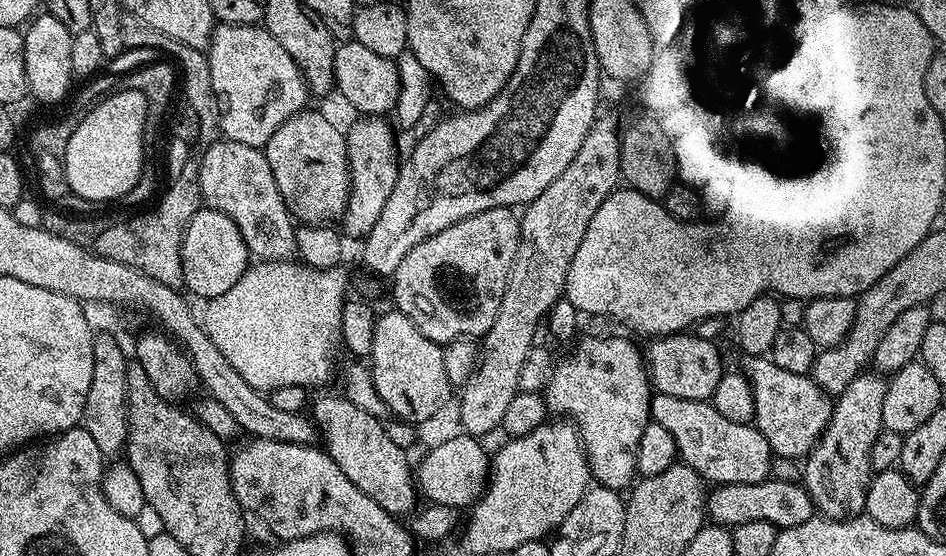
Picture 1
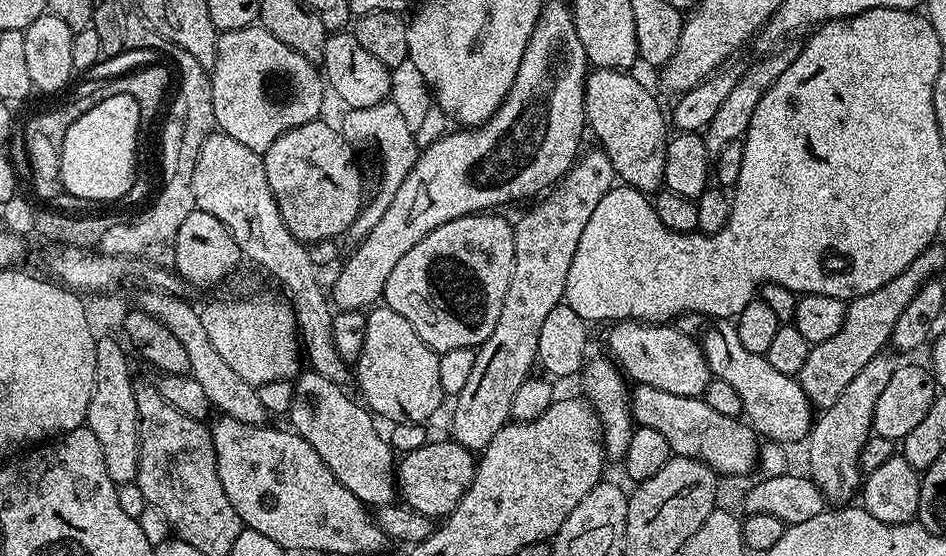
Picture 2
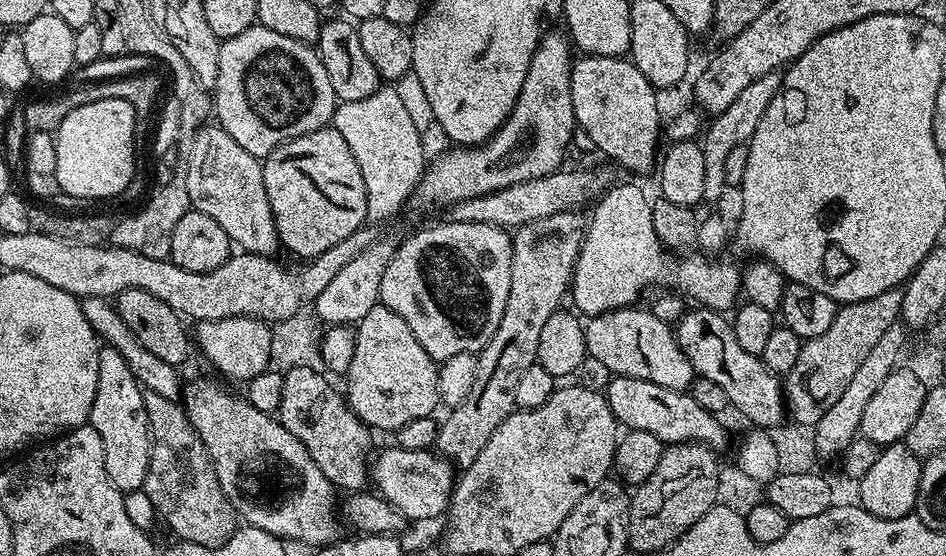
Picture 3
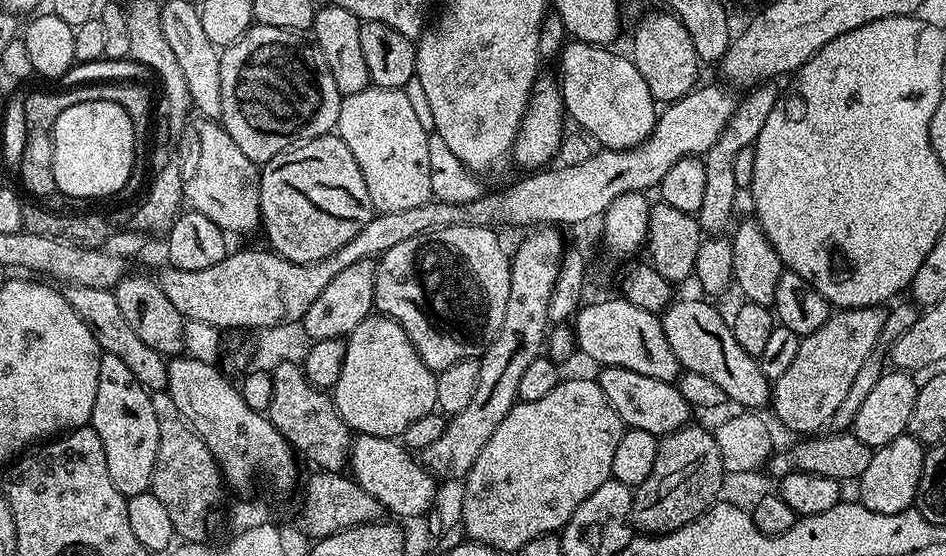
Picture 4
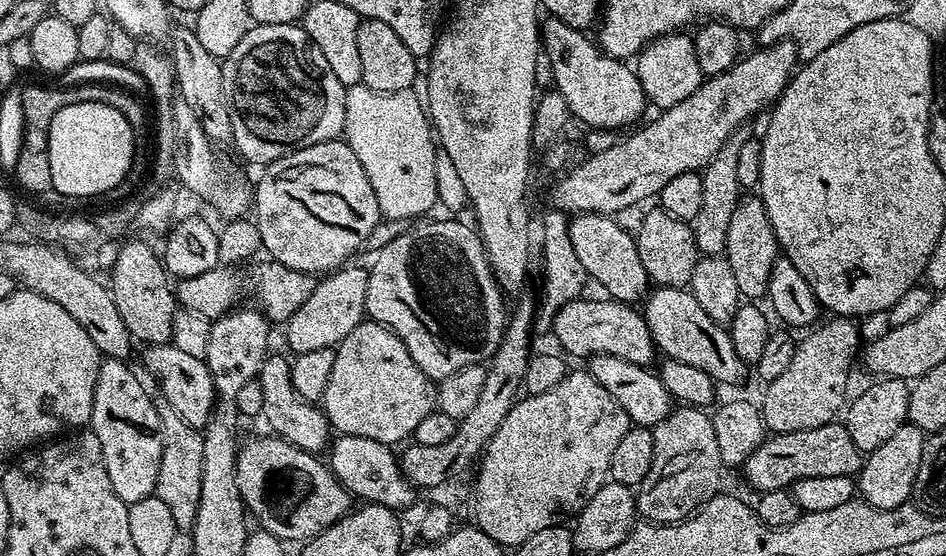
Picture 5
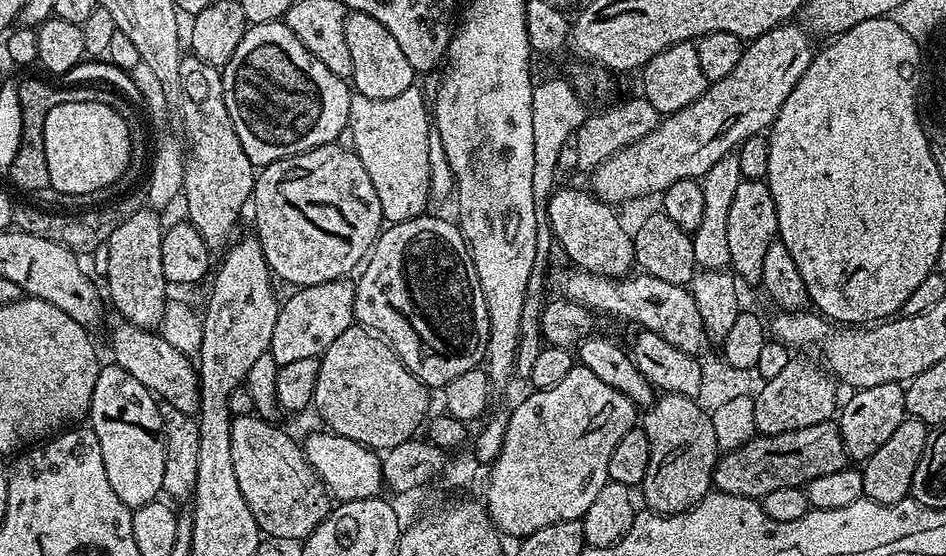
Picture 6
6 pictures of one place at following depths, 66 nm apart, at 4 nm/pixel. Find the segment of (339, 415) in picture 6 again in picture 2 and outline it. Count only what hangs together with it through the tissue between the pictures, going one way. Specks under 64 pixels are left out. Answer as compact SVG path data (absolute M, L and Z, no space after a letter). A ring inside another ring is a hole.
M376 306L367 313L366 342L354 365L354 384L360 387L359 399L373 417L392 424L418 422L424 424L445 397L438 378L438 353L394 310Z

